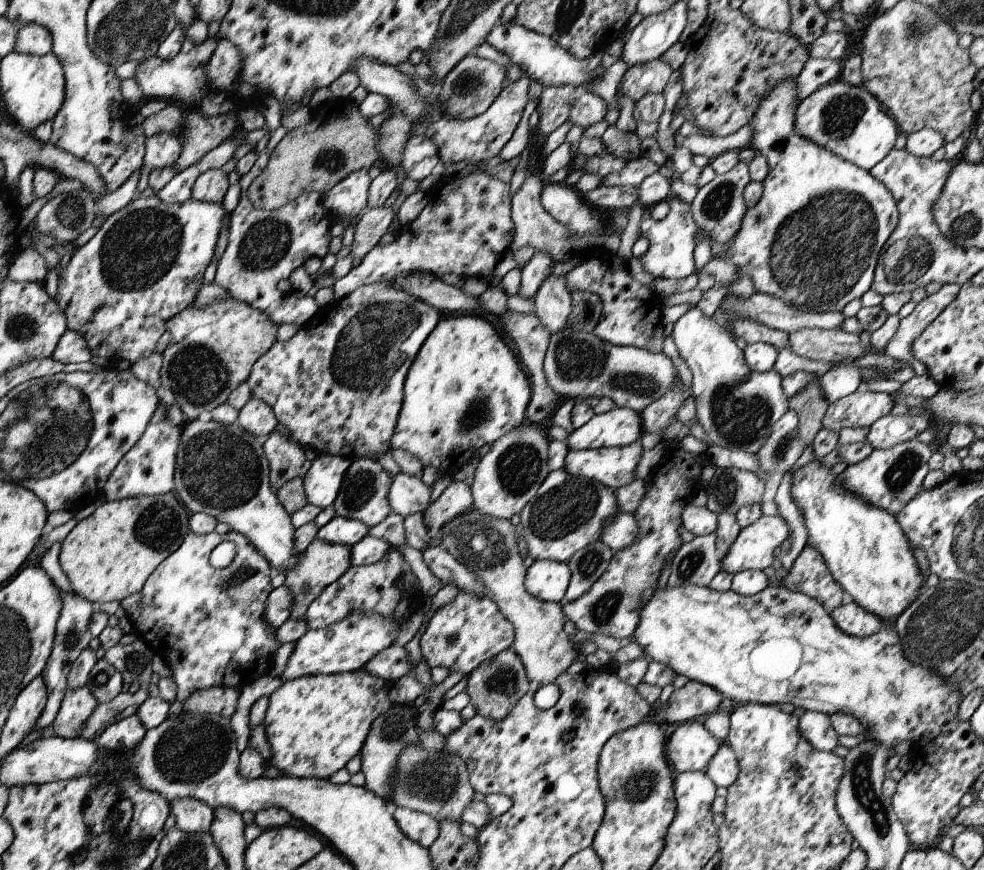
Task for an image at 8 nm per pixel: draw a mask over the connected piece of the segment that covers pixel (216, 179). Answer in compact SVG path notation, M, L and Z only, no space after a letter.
M210 169L201 174L191 190L191 198L209 203L221 203L229 189L227 174L222 169Z

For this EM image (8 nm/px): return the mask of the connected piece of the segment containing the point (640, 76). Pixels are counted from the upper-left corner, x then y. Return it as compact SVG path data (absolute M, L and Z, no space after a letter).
M661 58L628 69L621 80L620 92L635 104L650 93L663 93L672 67Z

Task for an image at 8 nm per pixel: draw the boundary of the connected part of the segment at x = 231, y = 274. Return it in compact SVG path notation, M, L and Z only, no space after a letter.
M262 151L250 172L241 176L238 182L241 188L238 206L230 217L227 245L218 256L213 282L228 290L230 296L237 301L244 301L247 305L267 312L278 326L284 323L303 326L319 309L314 298L300 297L300 300L290 300L278 292L276 284L278 280L288 278L312 256L323 259L327 255L328 242L331 241L328 210L320 202L320 194L316 191L302 194L273 211L254 208L249 199L248 187L262 171L266 171L268 162L268 154Z

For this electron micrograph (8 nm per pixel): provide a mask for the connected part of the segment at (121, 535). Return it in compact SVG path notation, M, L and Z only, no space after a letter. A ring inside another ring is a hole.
M175 492L105 501L90 516L77 522L62 541L59 563L71 582L71 590L95 605L112 600L120 602L128 595L136 595L158 565L180 548L191 530L188 518L186 506Z

